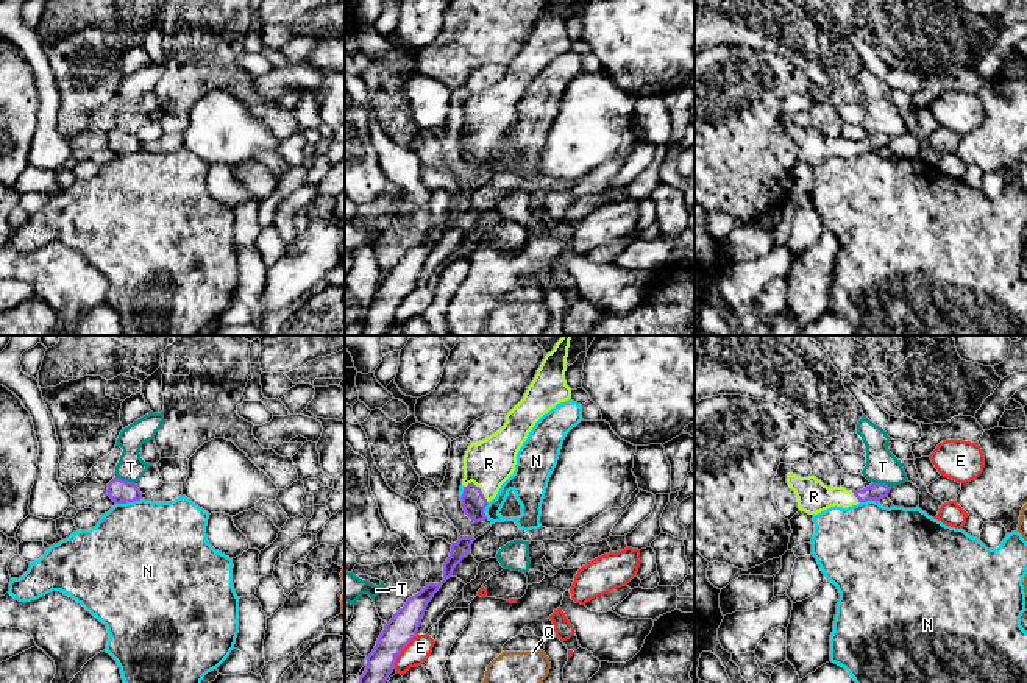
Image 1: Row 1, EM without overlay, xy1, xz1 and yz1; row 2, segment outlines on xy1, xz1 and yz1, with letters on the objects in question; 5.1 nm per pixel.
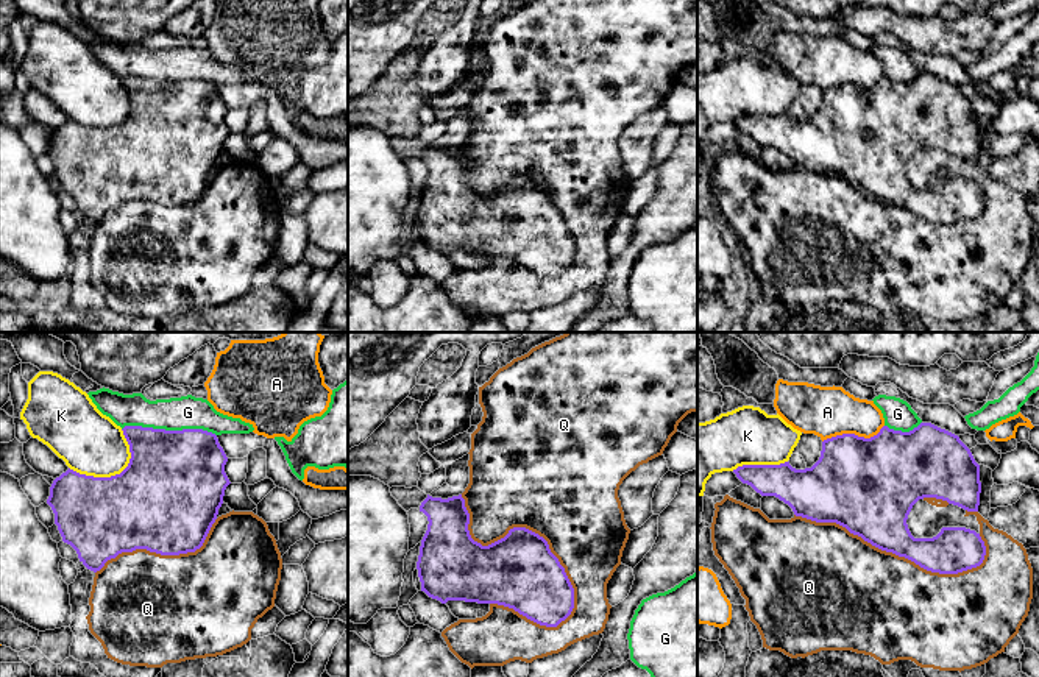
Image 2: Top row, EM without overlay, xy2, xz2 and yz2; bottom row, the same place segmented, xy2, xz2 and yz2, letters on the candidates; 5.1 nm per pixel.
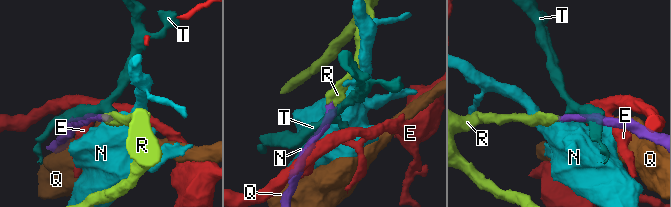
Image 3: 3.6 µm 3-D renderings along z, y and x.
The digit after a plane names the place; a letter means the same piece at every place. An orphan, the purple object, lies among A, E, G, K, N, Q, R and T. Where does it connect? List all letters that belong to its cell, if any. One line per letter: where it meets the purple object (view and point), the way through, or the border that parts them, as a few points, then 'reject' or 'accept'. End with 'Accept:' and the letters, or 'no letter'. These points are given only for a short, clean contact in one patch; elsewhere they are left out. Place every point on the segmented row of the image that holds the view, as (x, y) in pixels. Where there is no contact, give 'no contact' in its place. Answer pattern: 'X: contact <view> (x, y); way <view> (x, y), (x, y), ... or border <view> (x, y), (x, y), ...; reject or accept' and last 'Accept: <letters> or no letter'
A: contact yz2 (854, 434); reject
E: contact xz1 (401, 649); border xz1 (417, 635), (401, 651), (394, 666); reject
G: contact xy2 (169, 431); reject
K: contact xy2 (116, 474); reject
N: contact xy1 (128, 501); border xy1 (141, 498), (116, 504); reject
Q: contact xz2 (531, 531); reject
R: contact xz1 (479, 488); way xz1 (473, 502), (479, 488), (489, 463); accept
T: contact xy1 (125, 481); reject
Accept: R

